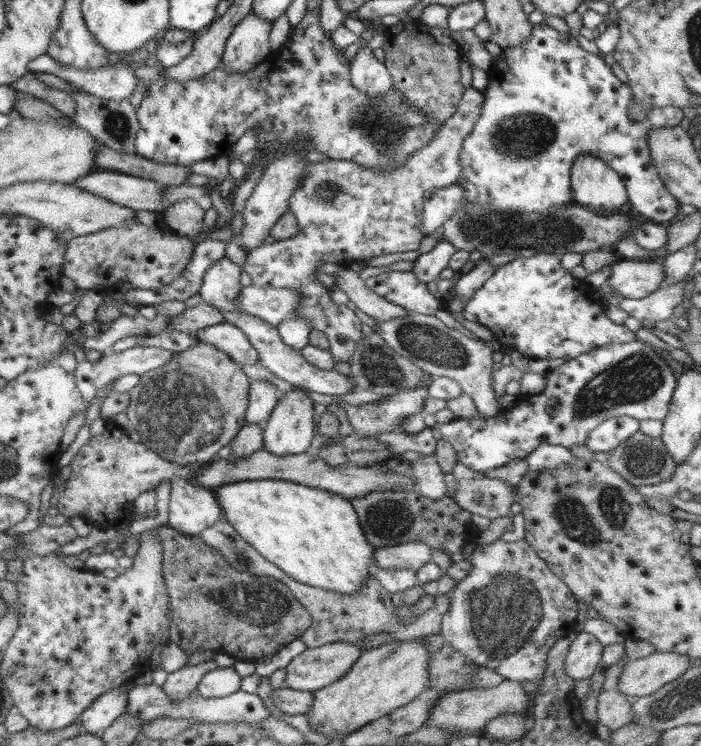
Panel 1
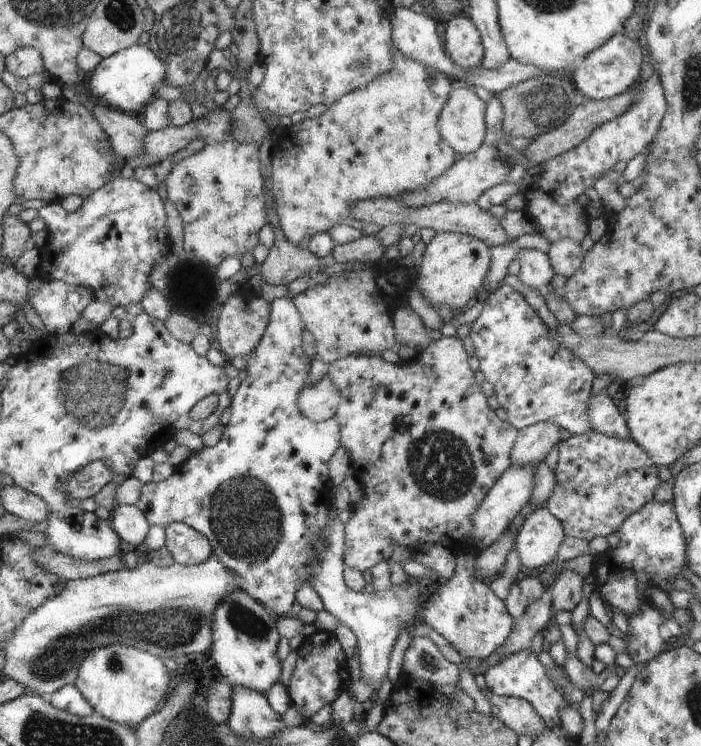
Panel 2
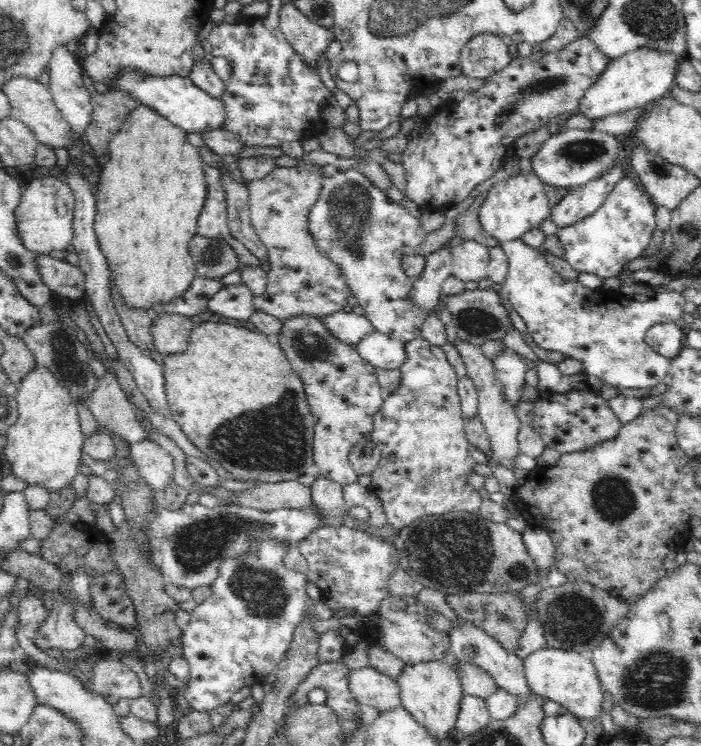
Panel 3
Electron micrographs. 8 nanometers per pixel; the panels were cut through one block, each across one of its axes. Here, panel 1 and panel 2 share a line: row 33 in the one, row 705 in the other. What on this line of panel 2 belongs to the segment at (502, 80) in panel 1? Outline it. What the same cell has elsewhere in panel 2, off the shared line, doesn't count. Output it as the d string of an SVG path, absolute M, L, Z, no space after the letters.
M523 650L523 652L517 652L513 654L511 658L499 662L495 668L489 668L485 674L485 686L491 694L495 696L503 696L503 698L519 698L519 700L527 700L535 714L541 718L541 722L547 726L547 728L553 728L553 726L561 726L561 720L559 720L559 708L563 706L569 706L569 702L565 702L561 698L561 694L555 690L553 682L547 678L543 666L539 664L539 660L531 654L531 650Z

